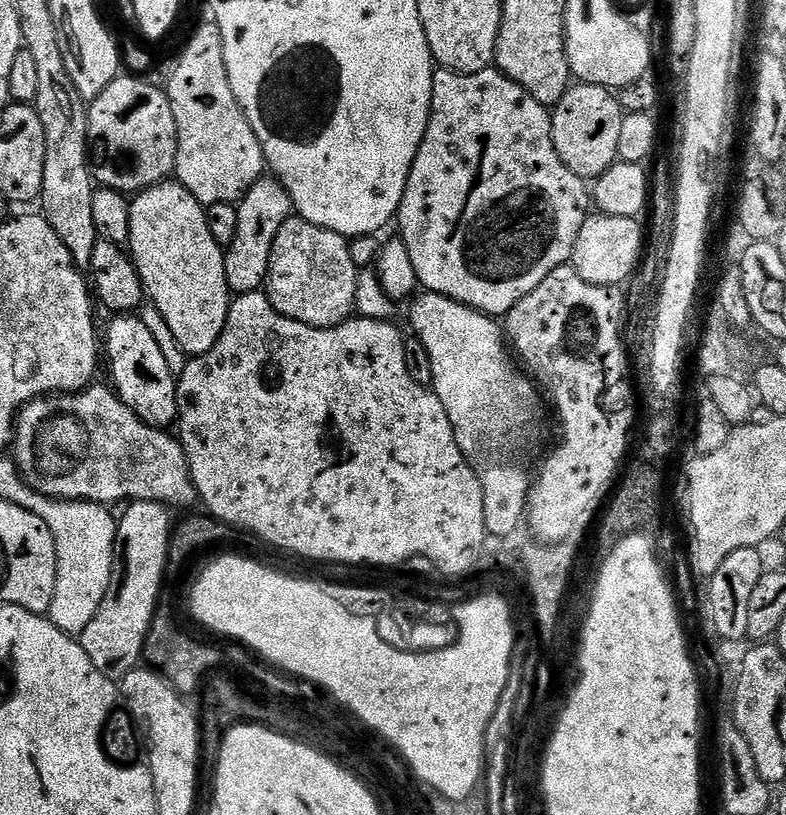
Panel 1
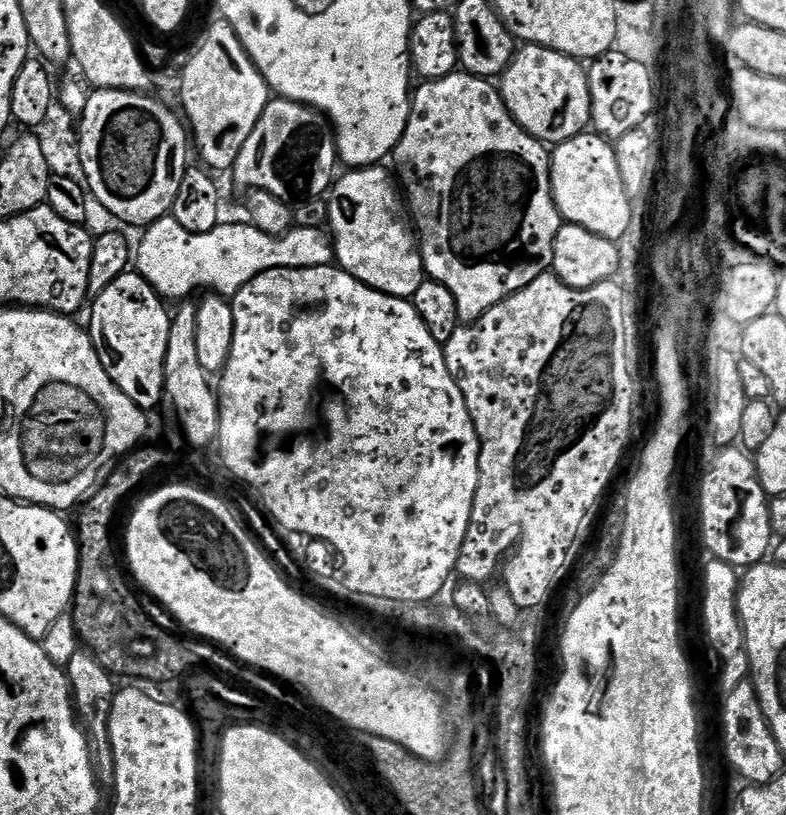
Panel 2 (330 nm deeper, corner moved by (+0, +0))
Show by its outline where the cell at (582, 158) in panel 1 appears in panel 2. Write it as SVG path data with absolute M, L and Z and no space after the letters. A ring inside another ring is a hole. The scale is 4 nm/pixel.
M524 44L499 77L500 96L510 114L535 140L548 146L581 135L592 122L592 98L585 65L541 44Z

